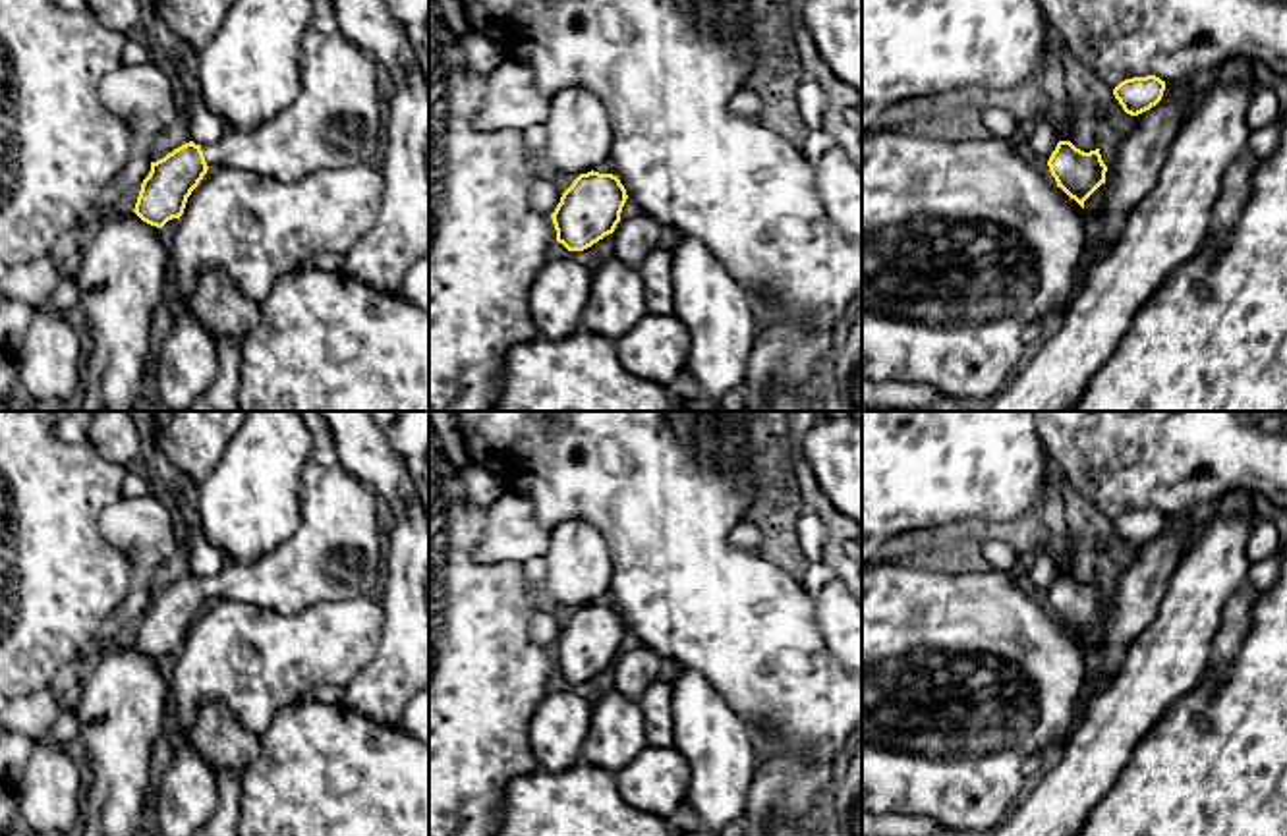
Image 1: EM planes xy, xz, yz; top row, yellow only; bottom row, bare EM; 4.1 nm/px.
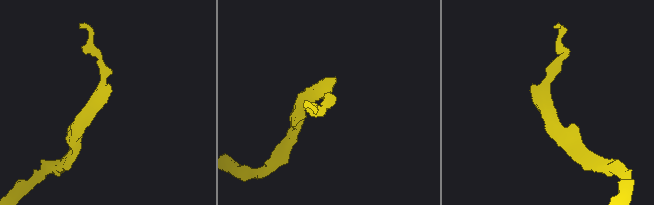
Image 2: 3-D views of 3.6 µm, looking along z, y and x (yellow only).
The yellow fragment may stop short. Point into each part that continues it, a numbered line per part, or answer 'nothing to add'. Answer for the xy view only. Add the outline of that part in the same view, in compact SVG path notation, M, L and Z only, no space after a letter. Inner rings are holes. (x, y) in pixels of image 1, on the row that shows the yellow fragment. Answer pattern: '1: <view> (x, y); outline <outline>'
1: xy (335, 122); outline M309 27L300 46L301 93L288 108L255 129L224 127L216 143L201 145L209 170L238 168L278 181L298 181L317 170L377 160L385 131L377 68L369 52L338 31L319 33Z

